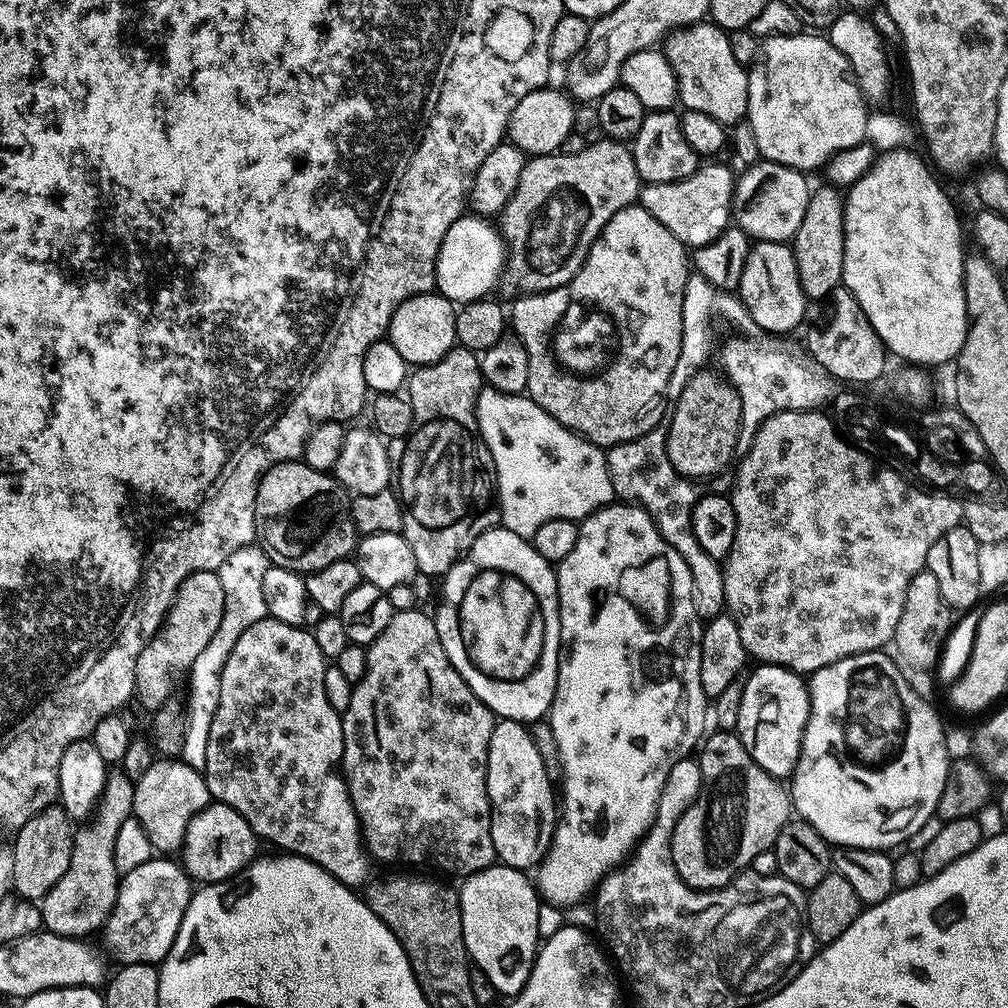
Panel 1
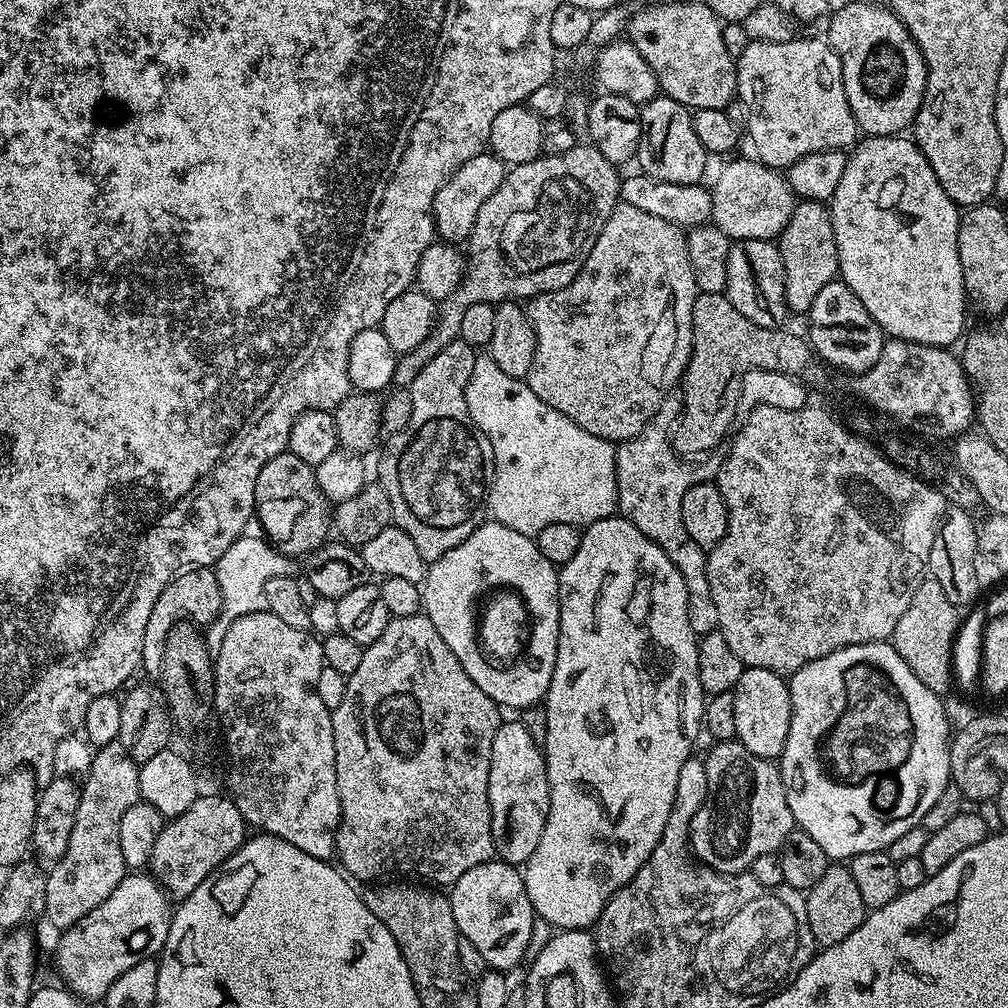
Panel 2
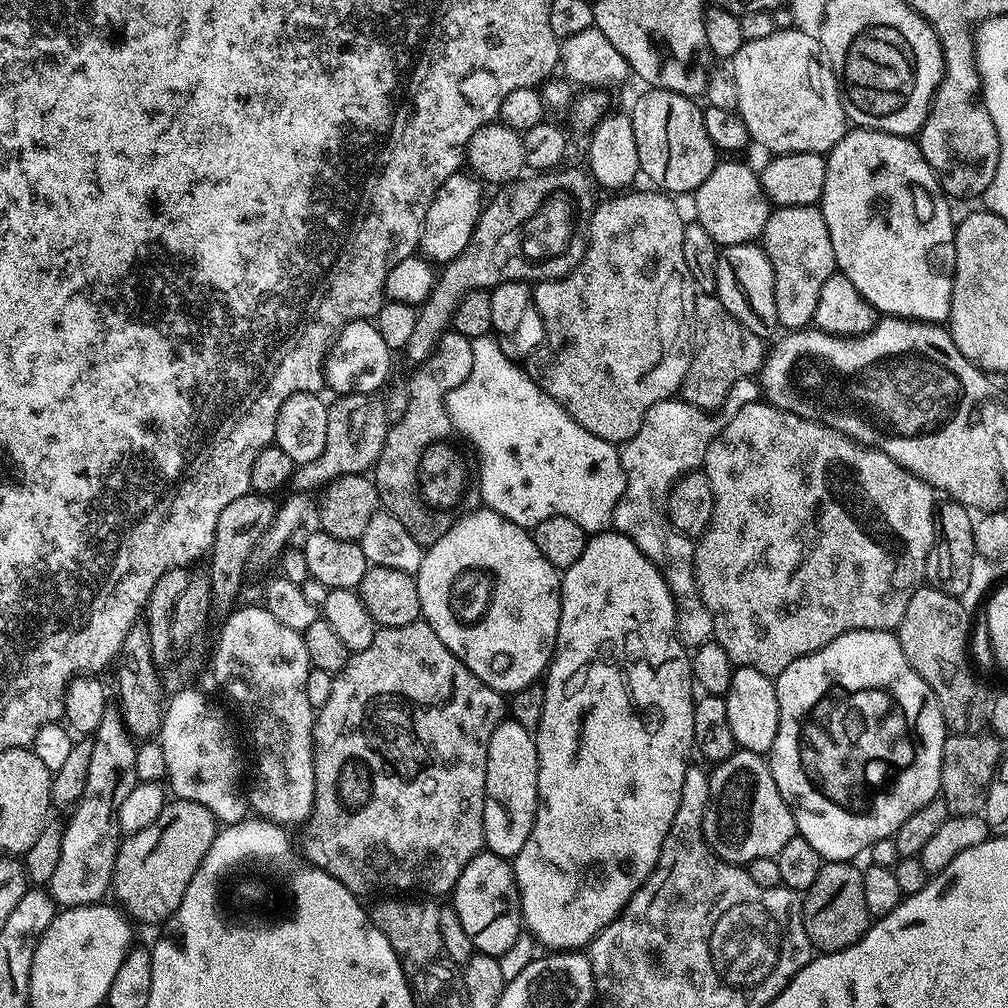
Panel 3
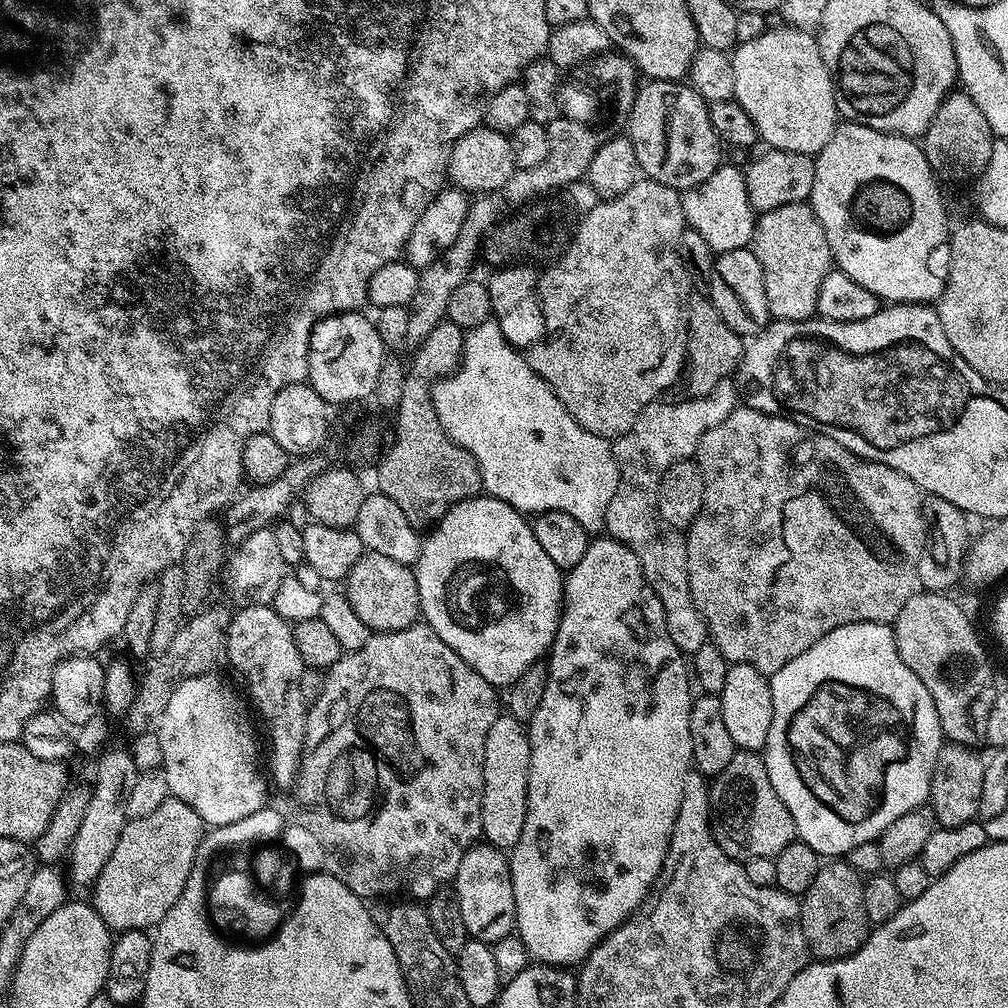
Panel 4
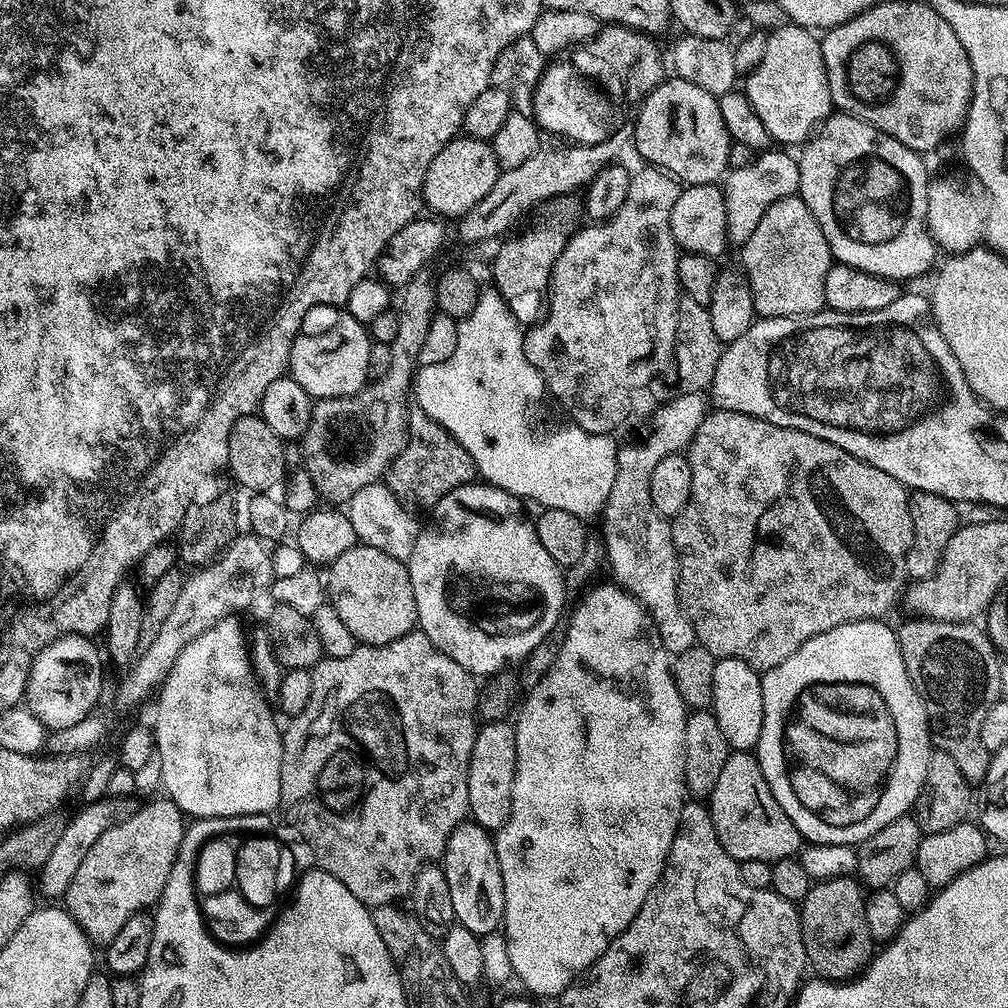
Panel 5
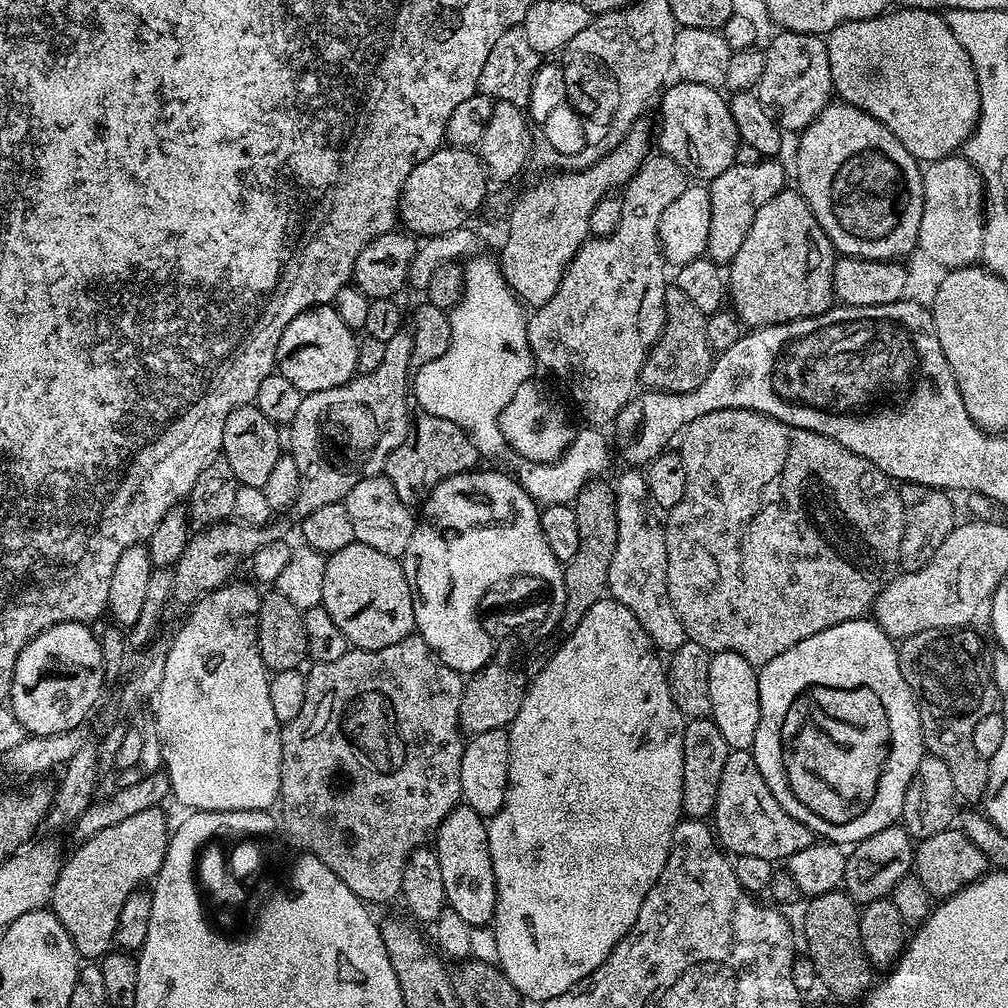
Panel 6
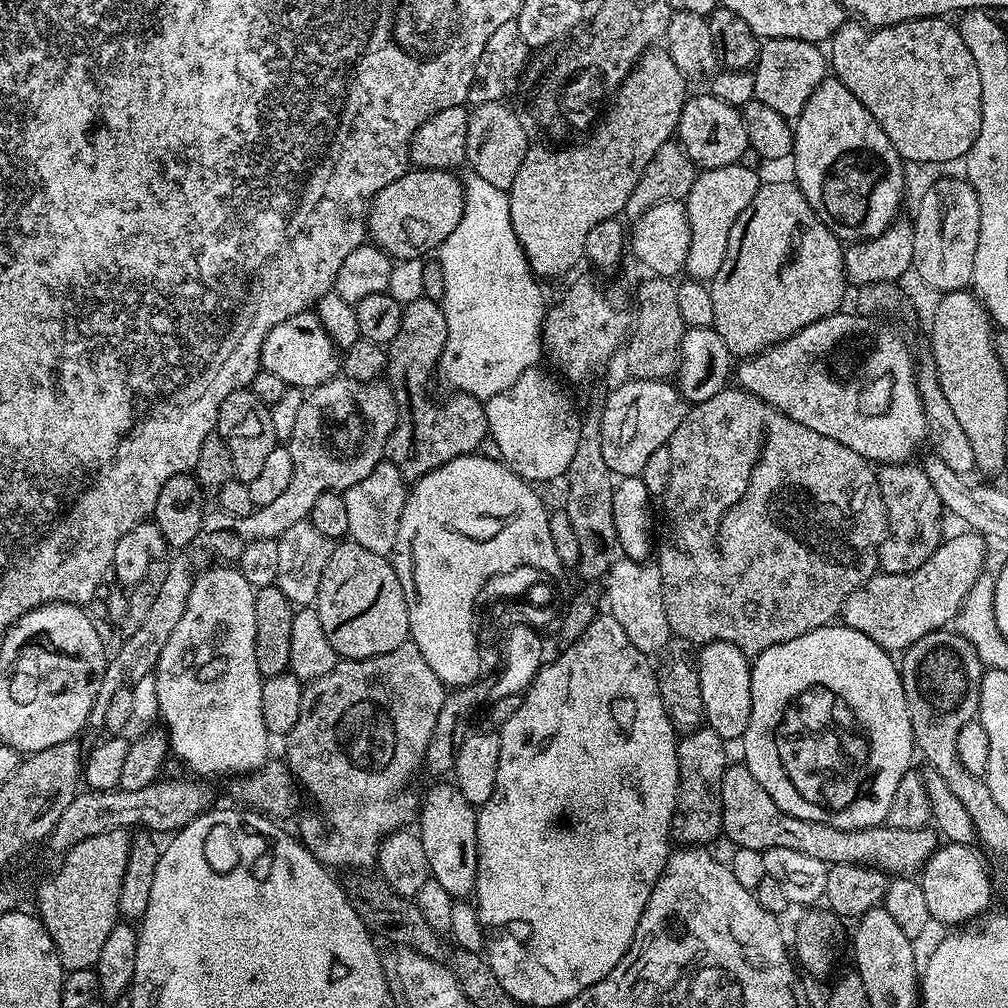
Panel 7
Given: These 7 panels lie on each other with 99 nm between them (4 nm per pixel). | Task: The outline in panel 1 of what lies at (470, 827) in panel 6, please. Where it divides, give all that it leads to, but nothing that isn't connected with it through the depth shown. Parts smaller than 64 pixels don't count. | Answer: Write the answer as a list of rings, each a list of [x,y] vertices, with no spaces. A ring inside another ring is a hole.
[[[499,862],[472,876],[463,877],[459,885],[462,910],[462,938],[469,961],[480,968],[501,997],[515,998],[526,986],[536,961],[541,937],[538,914],[542,897],[537,885],[528,881],[527,871]]]

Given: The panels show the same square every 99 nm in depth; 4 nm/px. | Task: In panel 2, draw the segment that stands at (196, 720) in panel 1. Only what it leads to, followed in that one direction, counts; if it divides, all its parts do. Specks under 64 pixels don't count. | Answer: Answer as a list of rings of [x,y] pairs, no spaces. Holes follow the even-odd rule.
[[[263,535],[239,536],[230,546],[230,550],[226,550],[226,554],[222,554],[222,558],[218,558],[214,565],[220,611],[210,625],[210,631],[213,632],[213,636],[210,636],[211,643],[219,646],[228,627],[238,618],[255,612],[267,612],[266,582],[270,582],[270,578],[289,575],[293,571],[292,564],[293,561]]]

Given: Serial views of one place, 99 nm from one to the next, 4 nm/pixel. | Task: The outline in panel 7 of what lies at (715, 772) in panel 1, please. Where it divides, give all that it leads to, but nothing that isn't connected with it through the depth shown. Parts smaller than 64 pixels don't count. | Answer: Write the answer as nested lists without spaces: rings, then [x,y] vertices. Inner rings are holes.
[[[743,762],[729,763],[722,778],[722,822],[723,835],[729,836],[735,847],[746,850],[758,850],[764,853],[768,848],[782,850],[798,850],[798,854],[810,854],[810,858],[818,858],[818,862],[826,865],[863,864],[869,869],[885,868],[893,877],[916,874],[938,847],[938,836],[931,827],[925,826],[914,830],[901,828],[859,828],[858,830],[842,830],[838,826],[830,826],[826,822],[810,822],[802,818],[794,818],[786,814],[766,794],[762,782],[750,774],[747,764]]]

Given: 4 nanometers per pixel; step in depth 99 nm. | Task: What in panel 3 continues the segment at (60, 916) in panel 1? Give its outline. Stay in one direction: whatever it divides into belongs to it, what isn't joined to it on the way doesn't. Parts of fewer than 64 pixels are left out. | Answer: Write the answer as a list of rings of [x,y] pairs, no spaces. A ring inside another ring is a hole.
[[[110,704],[102,722],[91,737],[90,774],[86,774],[86,790],[76,807],[71,809],[68,825],[62,828],[61,858],[46,891],[61,909],[86,906],[105,899],[114,884],[116,859],[122,833],[118,822],[118,806],[138,783],[136,775],[137,741],[126,730],[120,709]]]

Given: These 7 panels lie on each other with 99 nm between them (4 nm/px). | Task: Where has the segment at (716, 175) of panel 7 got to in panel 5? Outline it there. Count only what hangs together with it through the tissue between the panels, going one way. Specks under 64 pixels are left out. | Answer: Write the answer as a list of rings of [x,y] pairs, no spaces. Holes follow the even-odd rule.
[[[765,150],[755,157],[748,166],[742,169],[734,169],[727,173],[726,179],[723,181],[724,201],[726,202],[726,216],[728,218],[728,235],[731,243],[736,246],[743,246],[746,238],[750,238],[750,234],[754,234],[754,229],[758,227],[758,222],[762,222],[762,214],[766,214],[766,210],[770,210],[770,206],[774,206],[774,202],[778,202],[782,198],[790,198],[797,195],[800,190],[800,162],[795,155],[791,156],[791,151],[776,150],[780,152],[772,152],[773,150]]]

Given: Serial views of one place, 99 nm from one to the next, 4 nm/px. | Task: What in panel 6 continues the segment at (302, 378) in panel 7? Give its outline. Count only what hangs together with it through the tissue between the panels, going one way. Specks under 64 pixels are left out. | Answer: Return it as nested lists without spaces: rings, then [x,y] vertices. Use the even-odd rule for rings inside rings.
[[[317,304],[315,309],[298,314],[282,330],[276,347],[279,375],[290,378],[302,393],[330,390],[342,386],[358,372],[358,336],[337,314],[335,307]]]

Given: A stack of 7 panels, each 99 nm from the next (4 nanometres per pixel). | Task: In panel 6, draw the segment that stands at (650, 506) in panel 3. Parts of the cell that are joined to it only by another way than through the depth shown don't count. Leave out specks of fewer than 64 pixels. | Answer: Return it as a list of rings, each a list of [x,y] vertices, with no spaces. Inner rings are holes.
[[[628,470],[614,484],[616,498],[616,522],[618,540],[614,546],[614,558],[610,558],[610,578],[608,590],[611,599],[626,606],[646,630],[646,634],[657,649],[671,654],[686,639],[684,627],[668,597],[666,582],[666,542],[661,525],[648,521],[648,512],[644,509],[648,500],[648,482],[645,473],[640,470]]]

